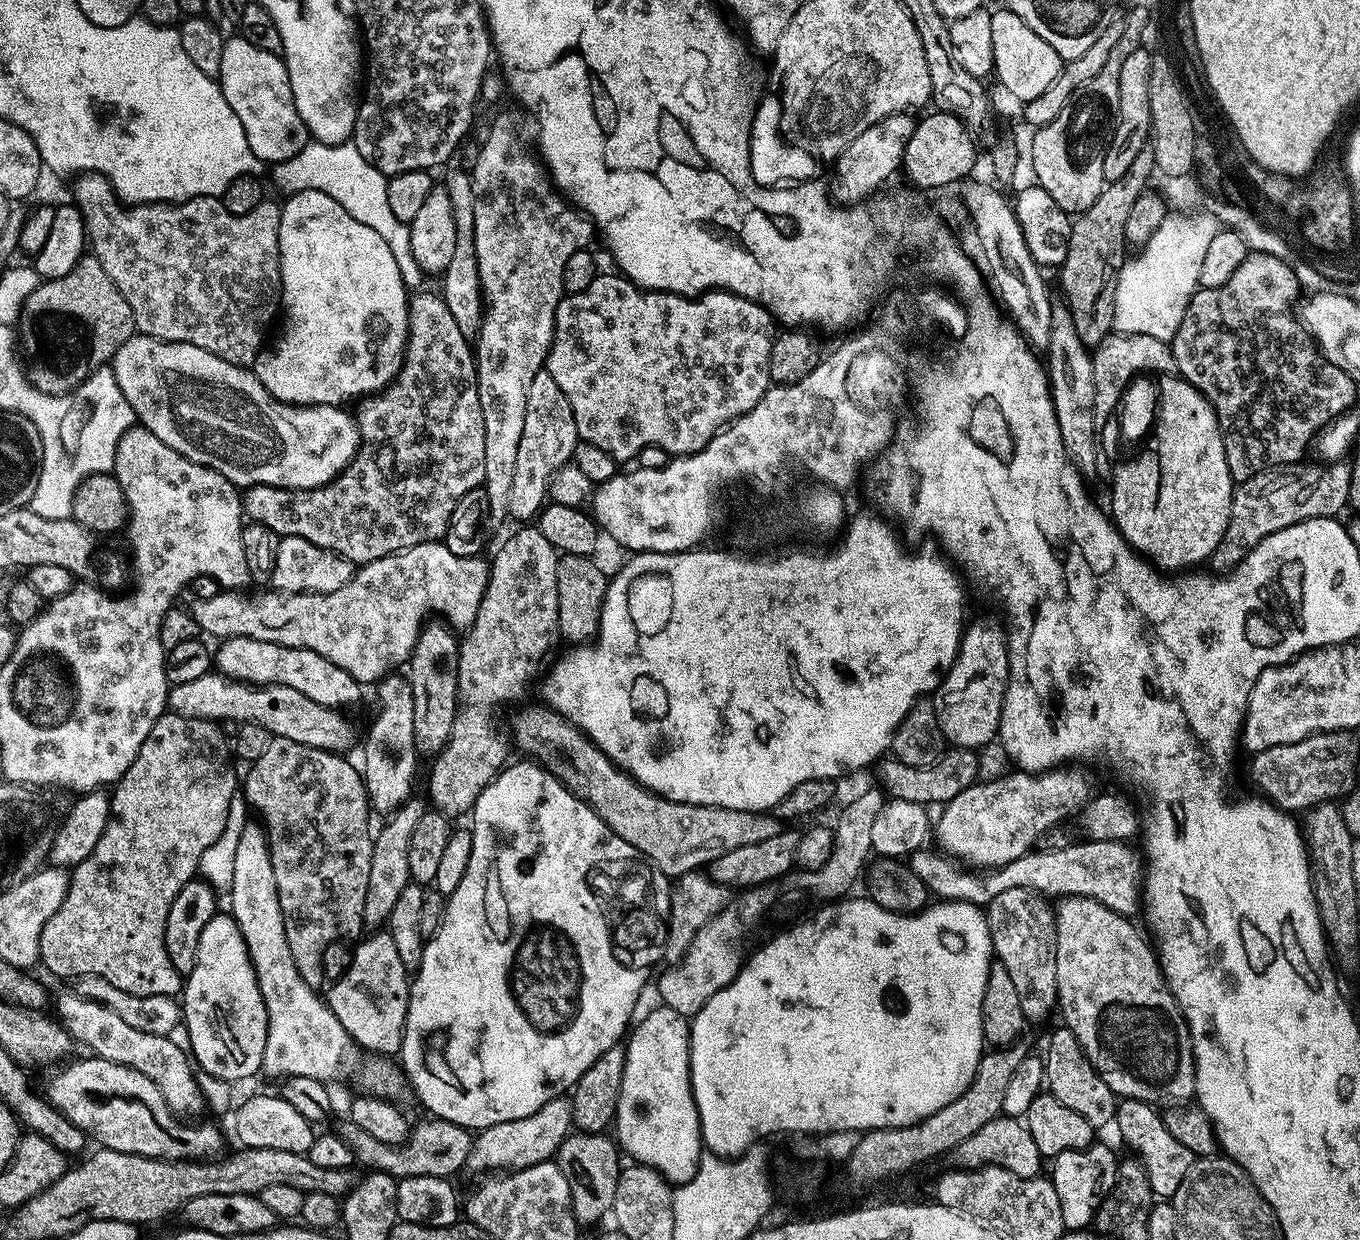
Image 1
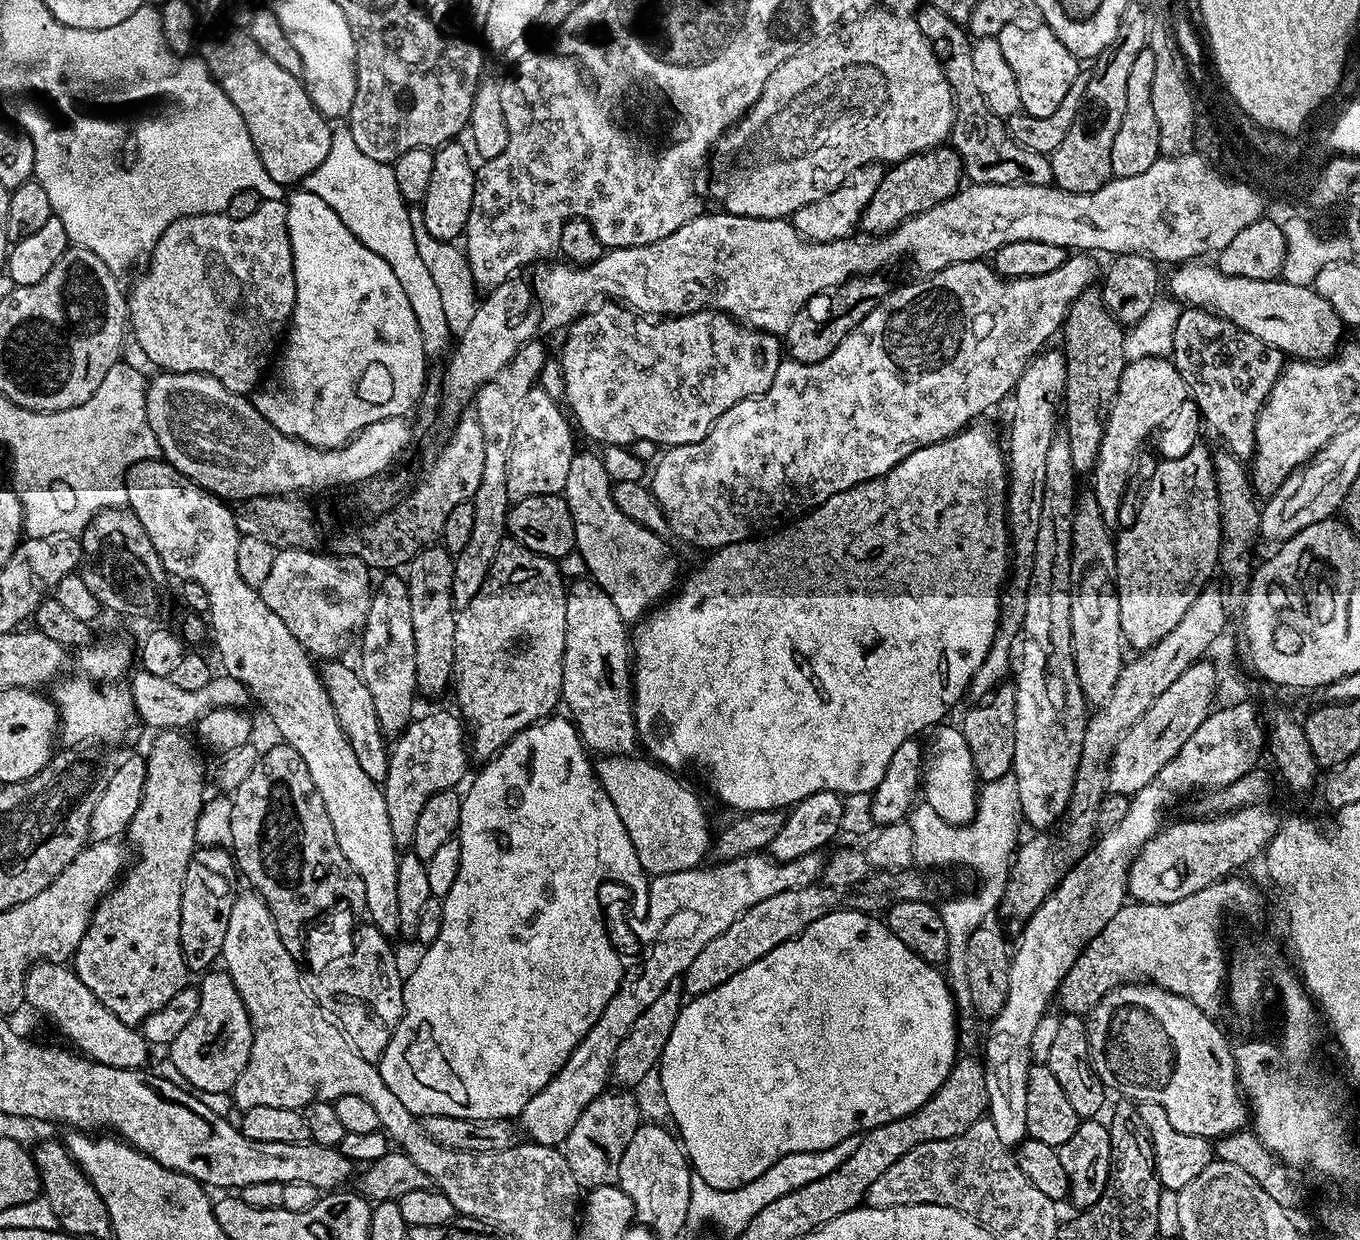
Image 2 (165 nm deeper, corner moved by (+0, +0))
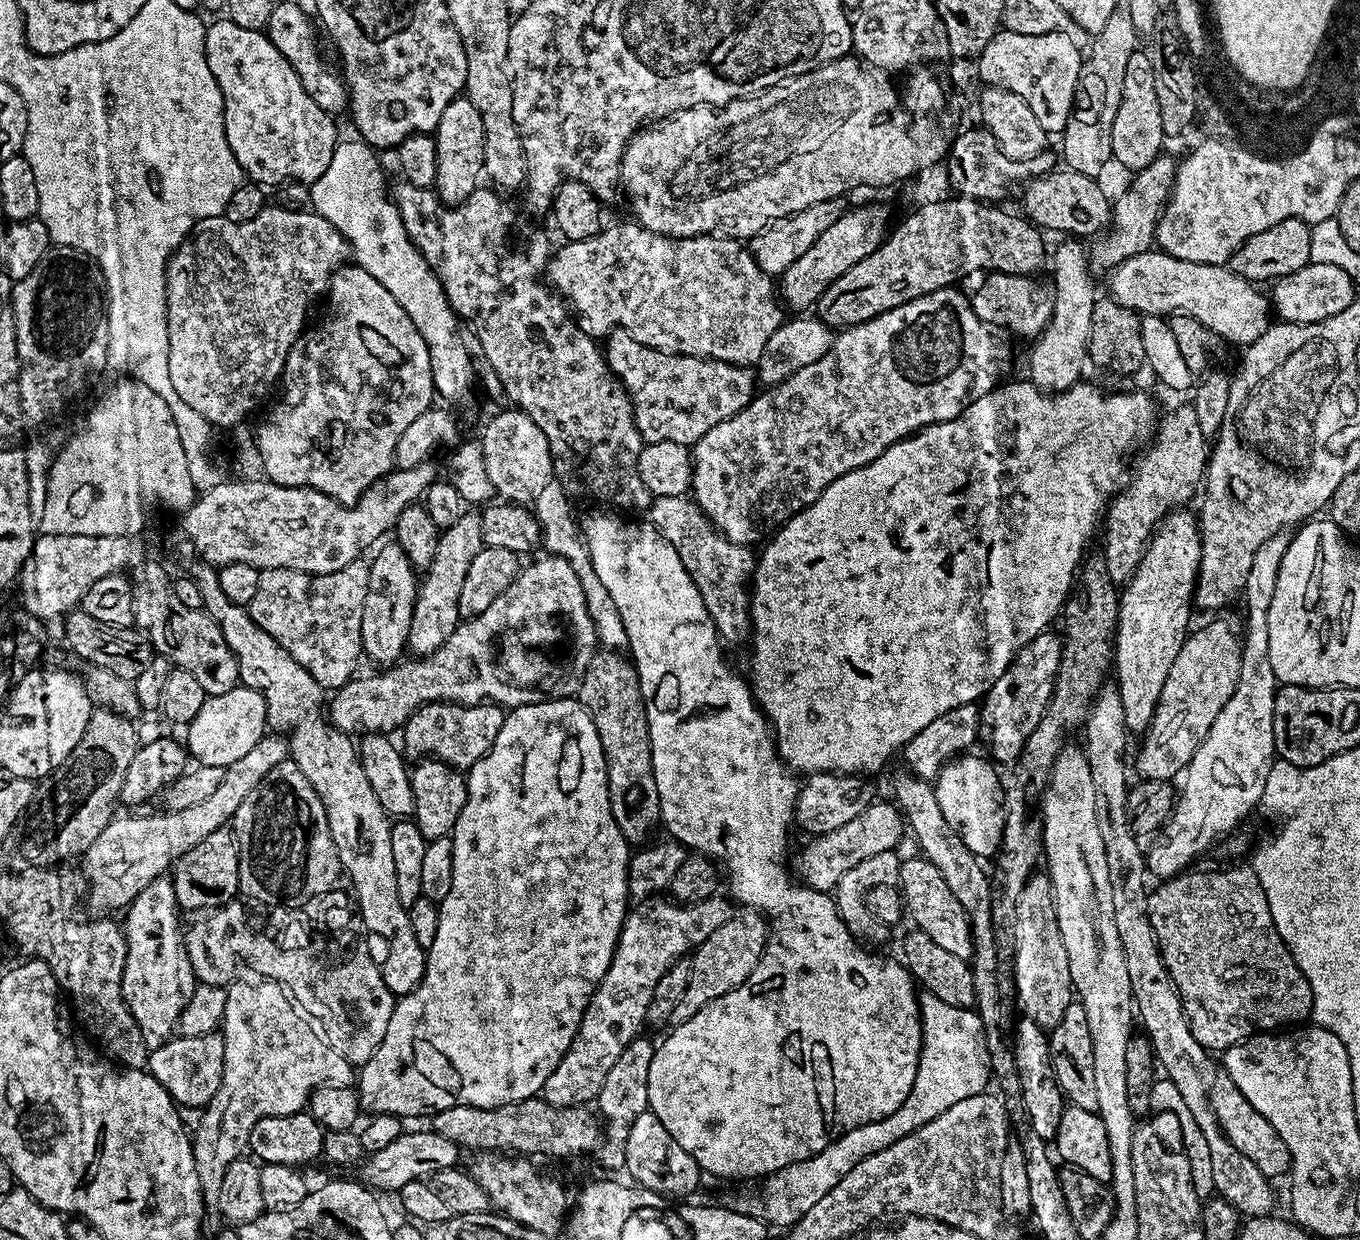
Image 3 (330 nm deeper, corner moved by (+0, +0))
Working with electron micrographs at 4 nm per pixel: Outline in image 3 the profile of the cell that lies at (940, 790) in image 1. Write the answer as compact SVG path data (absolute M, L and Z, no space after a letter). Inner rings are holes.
M1052 630L1038 633L1029 644L1017 650L1012 665L1005 670L1002 678L998 678L998 682L994 682L994 686L990 686L990 690L984 693L979 705L978 740L981 745L984 743L988 747L987 755L997 765L1008 766L1020 759L1030 734L1034 734L1034 726L1038 726L1042 714L1048 709L1063 649L1063 639L1057 633L1056 636Z

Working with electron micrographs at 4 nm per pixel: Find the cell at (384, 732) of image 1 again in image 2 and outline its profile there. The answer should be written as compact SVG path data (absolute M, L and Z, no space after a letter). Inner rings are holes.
M388 574L384 581L379 581L378 587L372 593L372 601L370 602L370 610L368 616L364 619L364 626L362 629L362 637L364 641L361 642L360 648L360 664L358 663L358 671L362 679L366 682L366 690L370 690L371 696L374 697L374 710L378 710L378 722L380 729L384 731L385 737L395 738L408 727L410 721L413 719L412 713L412 699L418 696L418 689L416 687L416 667L414 666L414 626L410 622L410 598L408 597L408 581L403 575Z

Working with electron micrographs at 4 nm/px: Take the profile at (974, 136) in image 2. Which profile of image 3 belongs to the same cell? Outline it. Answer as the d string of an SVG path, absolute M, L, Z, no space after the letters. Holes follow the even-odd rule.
M1058 168L1044 176L1038 176L1025 185L1025 213L1037 227L1050 231L1056 230L1080 238L1099 235L1112 218L1112 202L1095 177L1078 174L1069 168Z

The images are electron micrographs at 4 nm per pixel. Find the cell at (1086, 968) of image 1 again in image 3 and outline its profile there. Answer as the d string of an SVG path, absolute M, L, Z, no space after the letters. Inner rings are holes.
M1220 1074L1213 1079L1208 1097L1226 1138L1230 1138L1230 1142L1234 1142L1234 1146L1238 1146L1238 1150L1242 1150L1242 1154L1246 1154L1246 1158L1250 1158L1250 1162L1254 1162L1264 1176L1275 1178L1291 1169L1290 1150L1286 1150L1286 1142L1278 1138L1278 1130L1274 1130L1274 1126L1270 1126L1270 1122L1266 1122L1266 1118L1262 1118L1262 1114L1258 1114L1258 1110L1254 1110L1246 1098L1242 1098L1242 1090L1234 1086L1228 1075Z

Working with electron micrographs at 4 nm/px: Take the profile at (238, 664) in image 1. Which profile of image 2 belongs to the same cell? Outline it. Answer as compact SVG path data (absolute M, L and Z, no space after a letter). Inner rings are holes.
M333 658L319 669L320 681L324 683L326 694L334 706L334 714L344 731L344 737L350 742L354 750L354 758L358 758L358 766L364 771L374 783L383 785L388 773L389 749L384 748L386 737L380 729L378 722L378 710L374 710L374 697L370 690L366 690L366 682L360 676L355 667L352 668L340 658Z

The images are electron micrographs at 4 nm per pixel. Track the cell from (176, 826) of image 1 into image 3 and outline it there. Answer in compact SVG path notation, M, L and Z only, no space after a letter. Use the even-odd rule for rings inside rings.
M162 875L150 882L150 886L128 905L123 916L126 966L122 994L142 1030L144 1045L151 1050L173 1039L178 1014L182 1014L186 1002L190 1002L198 983L184 945L184 932L180 928L182 913L176 904L171 879Z

